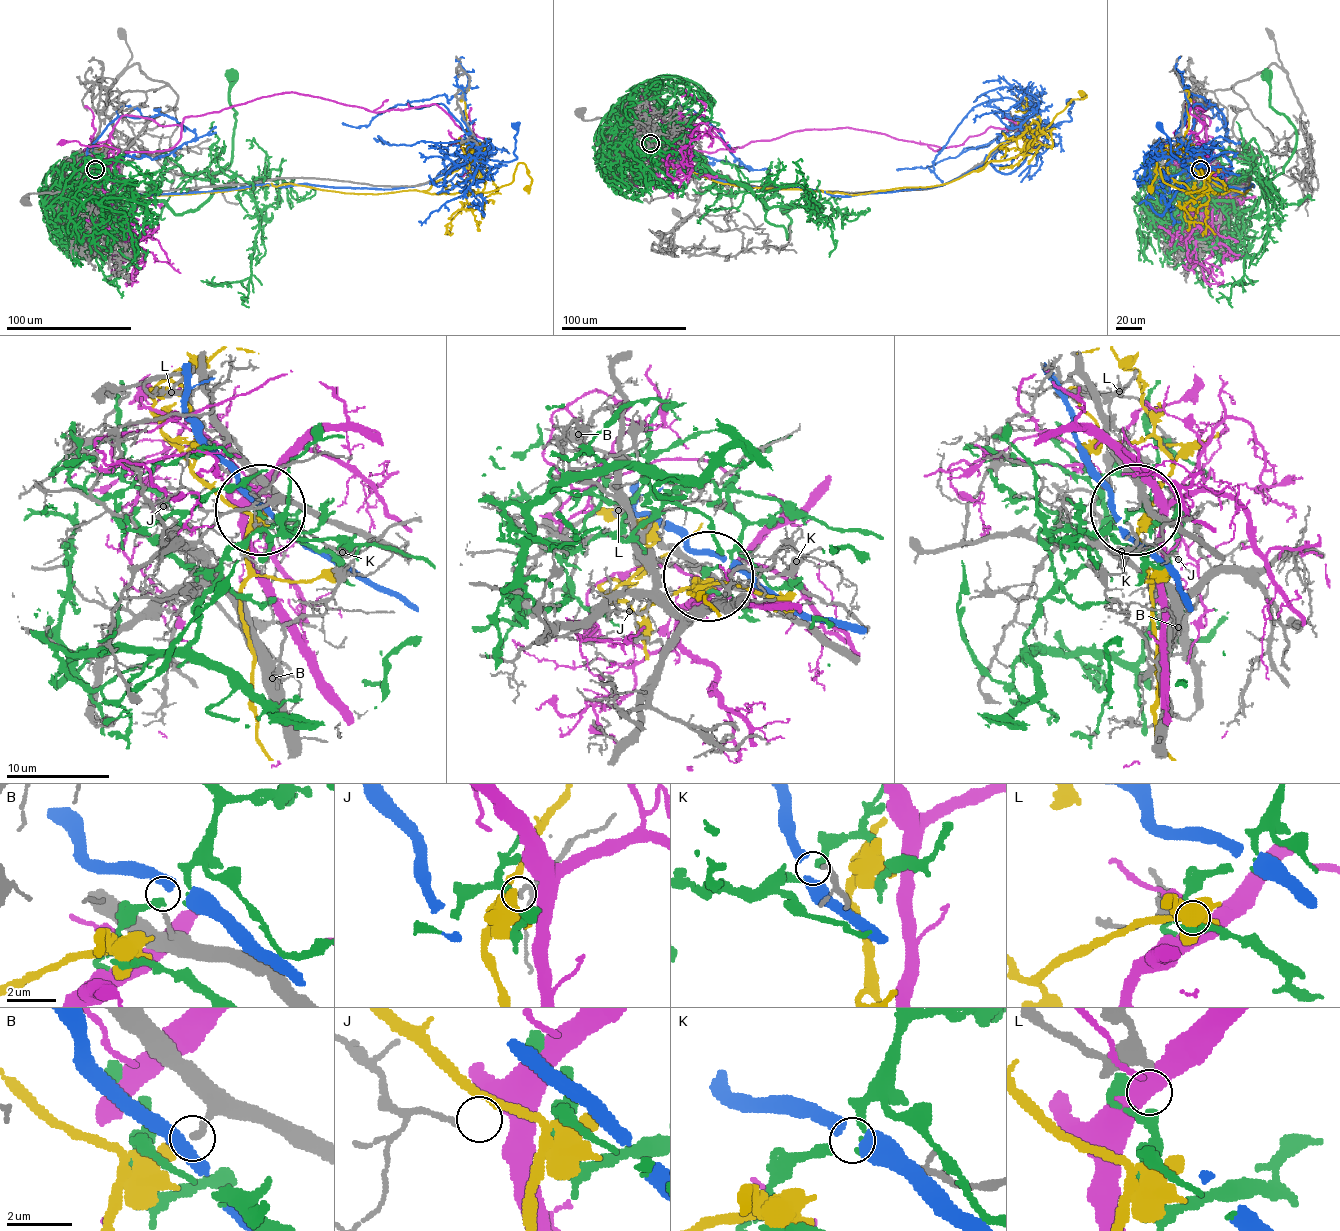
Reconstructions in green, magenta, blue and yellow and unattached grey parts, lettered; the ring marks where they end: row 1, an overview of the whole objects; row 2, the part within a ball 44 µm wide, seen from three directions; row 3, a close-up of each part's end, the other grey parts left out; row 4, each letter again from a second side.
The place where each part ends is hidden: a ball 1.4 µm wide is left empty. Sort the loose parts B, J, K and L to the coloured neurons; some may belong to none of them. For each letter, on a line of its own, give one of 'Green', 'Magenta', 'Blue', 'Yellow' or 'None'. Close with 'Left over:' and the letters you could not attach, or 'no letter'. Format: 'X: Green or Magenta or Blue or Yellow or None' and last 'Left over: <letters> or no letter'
B: None
J: None
K: None
L: Green
Left over: B, J, K

